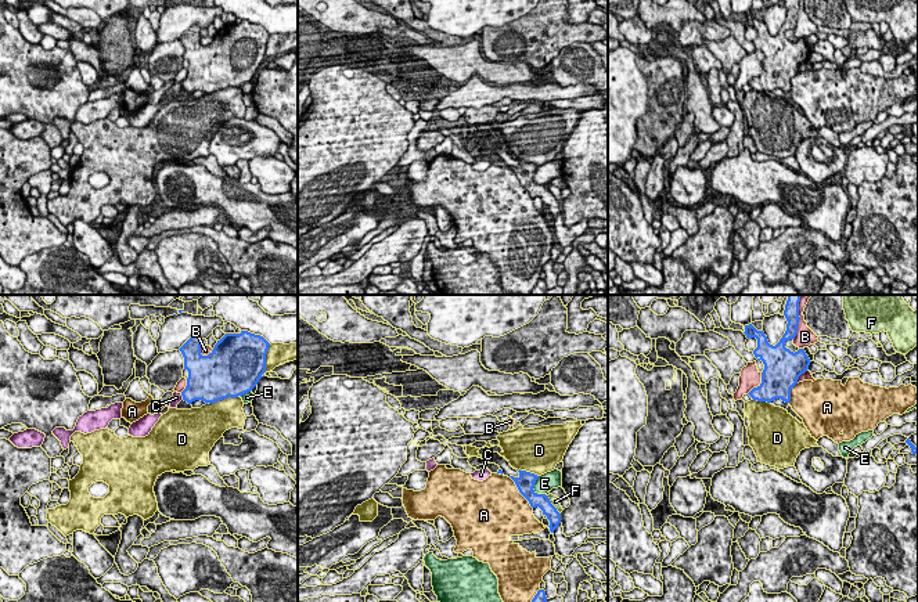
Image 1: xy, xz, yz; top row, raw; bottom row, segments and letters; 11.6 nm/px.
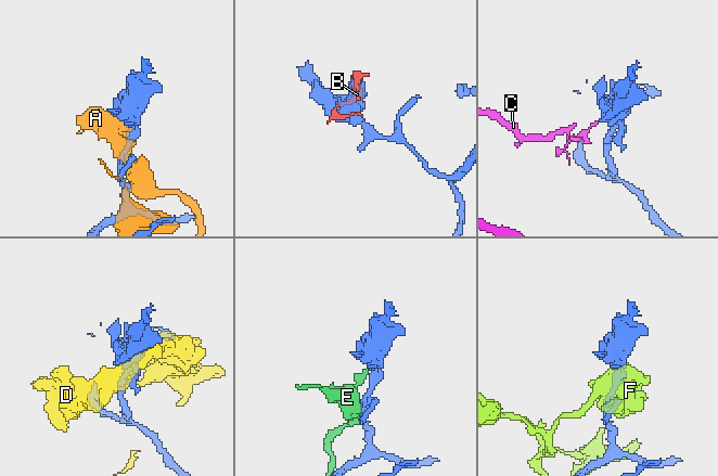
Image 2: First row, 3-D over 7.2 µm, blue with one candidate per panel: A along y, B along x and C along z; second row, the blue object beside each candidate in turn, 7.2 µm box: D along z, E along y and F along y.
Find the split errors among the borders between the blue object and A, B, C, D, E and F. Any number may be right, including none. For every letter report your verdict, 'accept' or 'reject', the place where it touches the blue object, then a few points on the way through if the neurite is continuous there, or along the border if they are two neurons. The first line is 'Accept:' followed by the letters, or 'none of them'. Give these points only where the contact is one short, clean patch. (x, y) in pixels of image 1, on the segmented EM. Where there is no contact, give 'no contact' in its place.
Accept: none of them
A: reject; meets blue in xz at (519, 491)
B: reject; meets blue in yz at (758, 386)
C: reject; meets blue in xy at (182, 395); border along xy (180, 393), (183, 399)
D: reject; meets blue in xy at (222, 399)
E: reject; meets blue in xz at (532, 489)
F: reject; meets blue in xz at (553, 505)

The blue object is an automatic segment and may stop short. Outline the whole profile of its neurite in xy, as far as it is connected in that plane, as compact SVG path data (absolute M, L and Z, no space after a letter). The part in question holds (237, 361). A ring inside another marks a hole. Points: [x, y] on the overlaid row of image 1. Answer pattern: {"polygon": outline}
{"polygon": "M241 331L226 334L208 356L202 356L201 338L191 336L179 349L188 371L183 400L210 404L251 392L266 371L269 346L263 336Z"}

